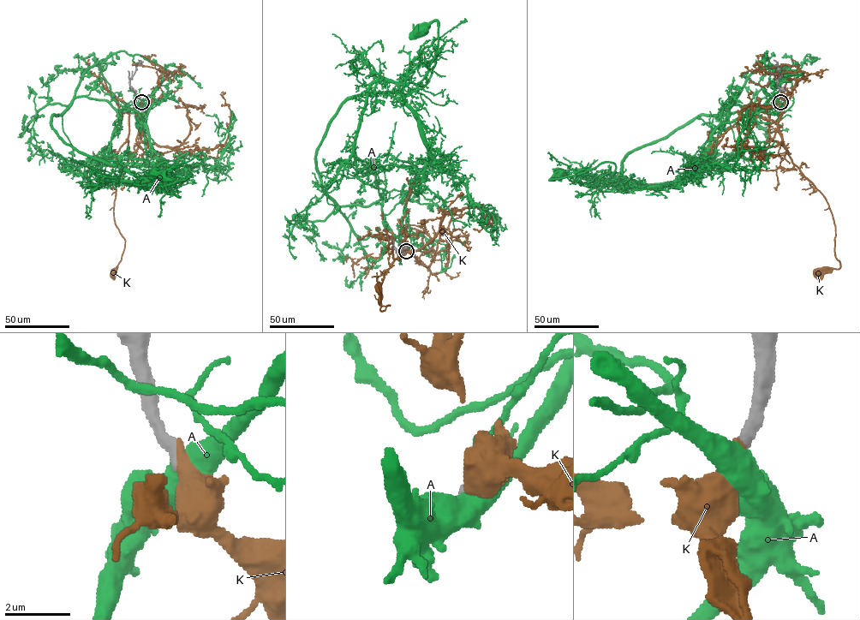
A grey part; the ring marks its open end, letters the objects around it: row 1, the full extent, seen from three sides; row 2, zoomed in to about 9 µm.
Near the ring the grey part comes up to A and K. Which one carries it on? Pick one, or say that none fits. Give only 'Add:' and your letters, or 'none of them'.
Add: K

